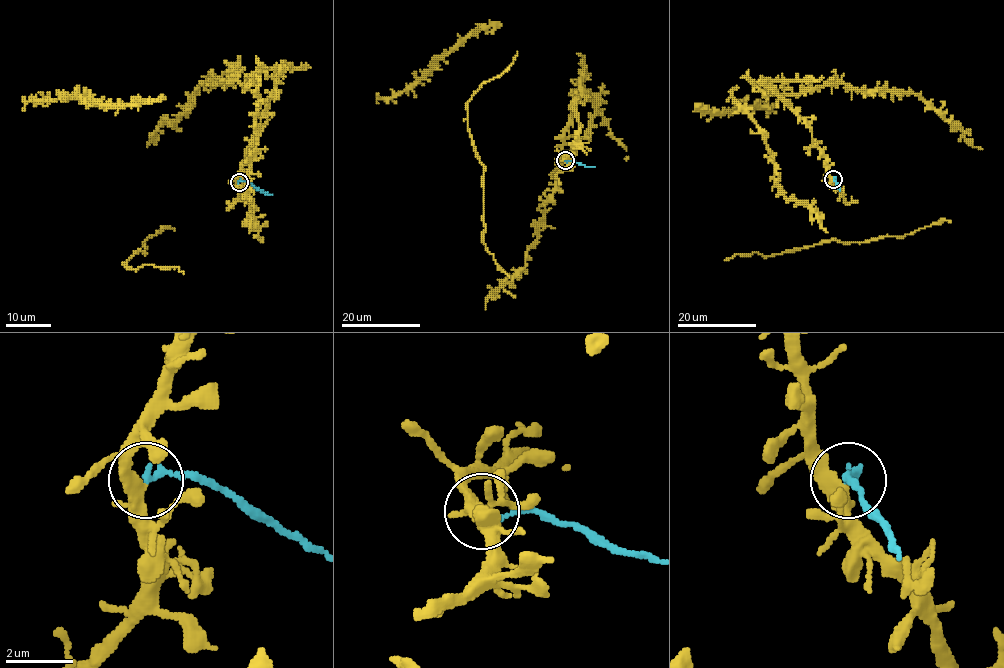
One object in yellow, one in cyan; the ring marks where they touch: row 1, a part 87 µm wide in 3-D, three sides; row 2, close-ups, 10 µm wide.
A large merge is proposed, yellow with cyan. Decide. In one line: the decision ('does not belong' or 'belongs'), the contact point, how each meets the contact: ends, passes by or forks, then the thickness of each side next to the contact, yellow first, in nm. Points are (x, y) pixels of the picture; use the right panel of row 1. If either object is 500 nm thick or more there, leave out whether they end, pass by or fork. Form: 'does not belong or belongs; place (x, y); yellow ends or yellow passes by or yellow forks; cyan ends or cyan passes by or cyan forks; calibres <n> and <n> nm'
does not belong; place (833, 179); yellow passes by; cyan ends; calibres 360 and 200 nm

